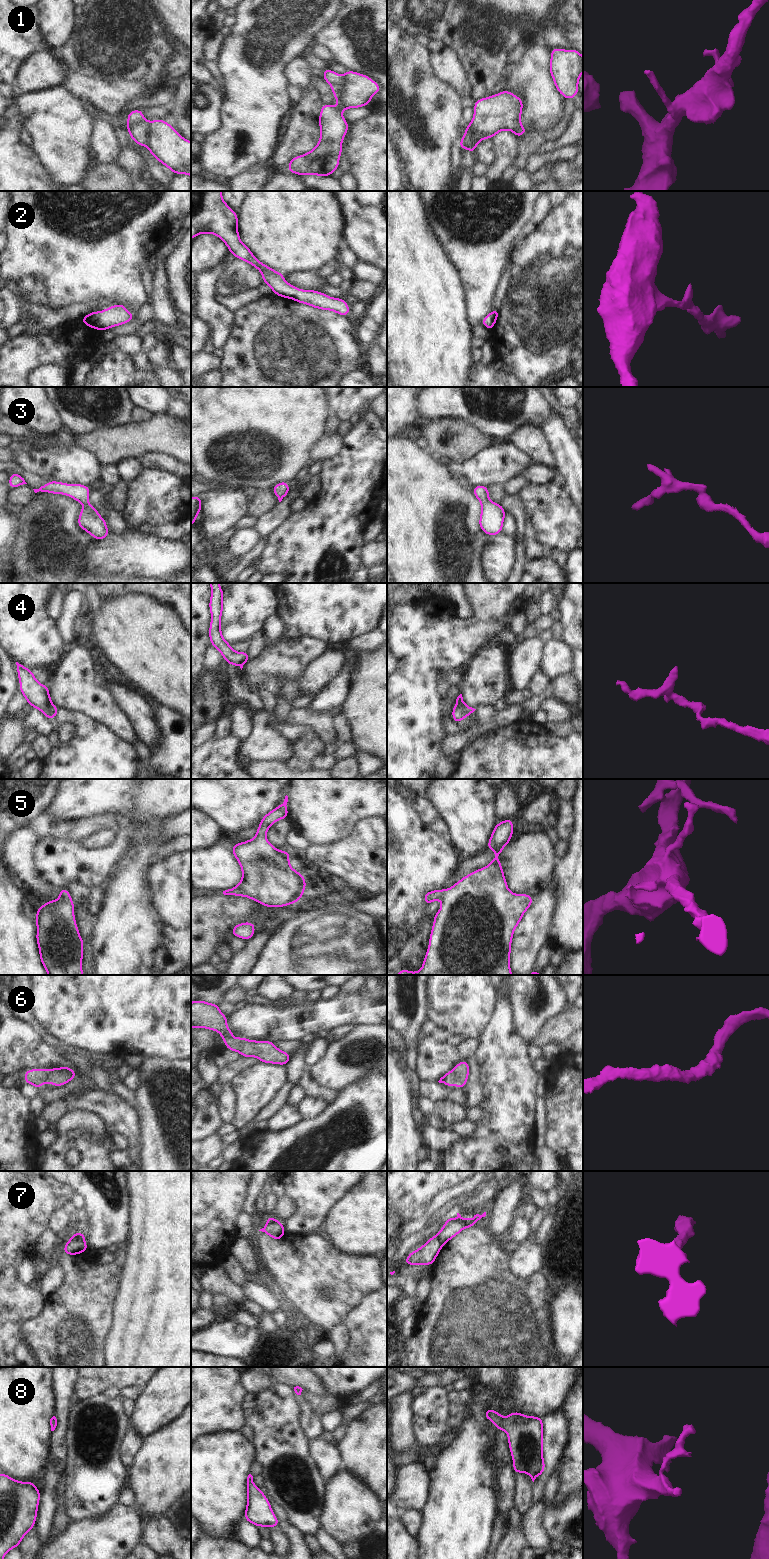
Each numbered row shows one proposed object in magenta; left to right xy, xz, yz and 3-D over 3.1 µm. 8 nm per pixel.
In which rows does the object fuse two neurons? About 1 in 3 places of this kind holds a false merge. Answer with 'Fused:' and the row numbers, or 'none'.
Fused: 1, 4, 7

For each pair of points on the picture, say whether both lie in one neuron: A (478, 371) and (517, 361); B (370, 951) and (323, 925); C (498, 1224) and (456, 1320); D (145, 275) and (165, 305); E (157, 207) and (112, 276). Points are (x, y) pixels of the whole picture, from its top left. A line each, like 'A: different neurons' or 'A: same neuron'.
A: different neurons
B: same neuron
C: same neuron
D: different neurons
E: same neuron

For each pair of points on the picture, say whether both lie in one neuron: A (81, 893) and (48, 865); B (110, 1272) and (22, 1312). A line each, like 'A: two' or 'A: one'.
A: two
B: two

